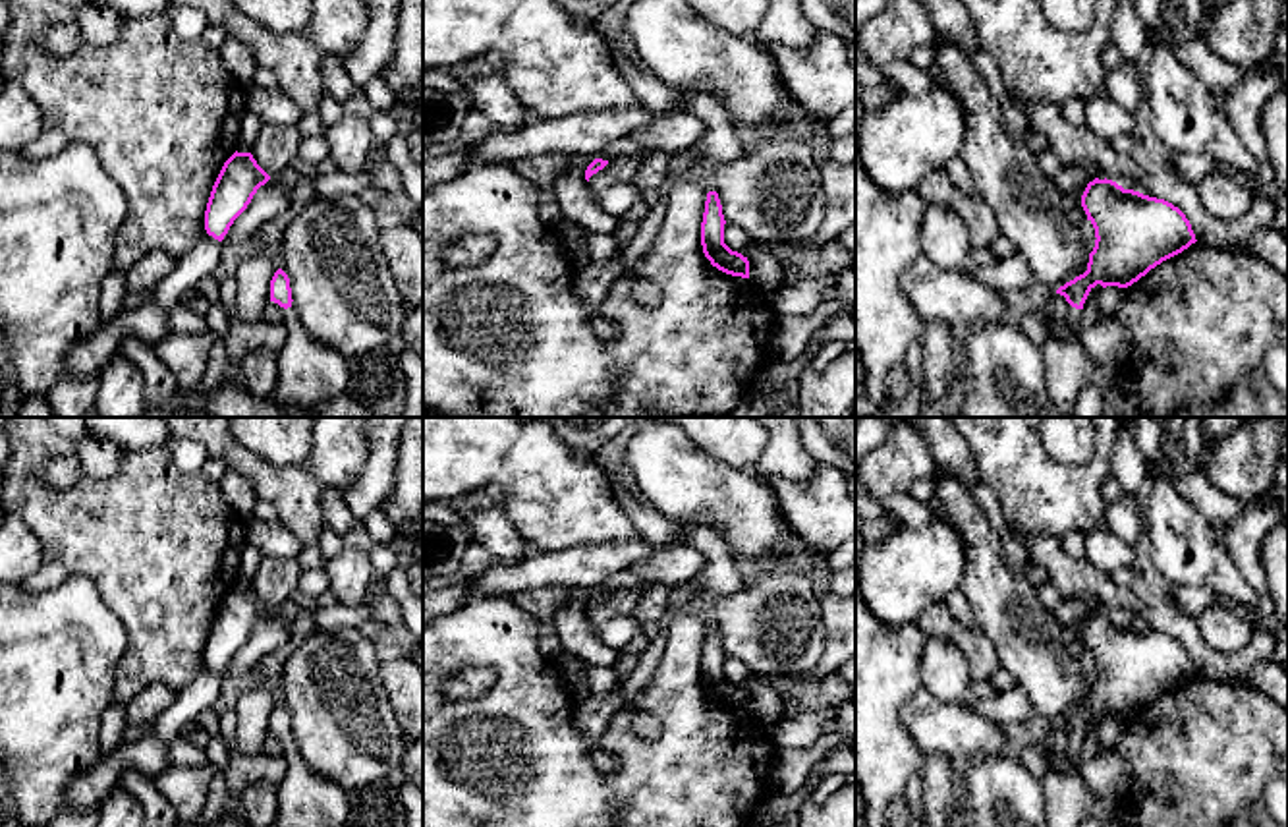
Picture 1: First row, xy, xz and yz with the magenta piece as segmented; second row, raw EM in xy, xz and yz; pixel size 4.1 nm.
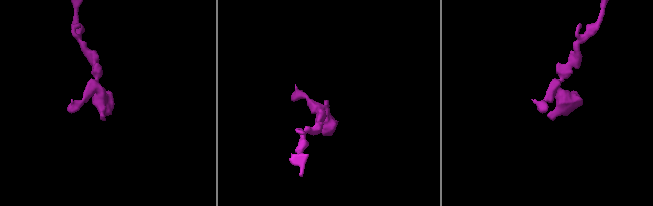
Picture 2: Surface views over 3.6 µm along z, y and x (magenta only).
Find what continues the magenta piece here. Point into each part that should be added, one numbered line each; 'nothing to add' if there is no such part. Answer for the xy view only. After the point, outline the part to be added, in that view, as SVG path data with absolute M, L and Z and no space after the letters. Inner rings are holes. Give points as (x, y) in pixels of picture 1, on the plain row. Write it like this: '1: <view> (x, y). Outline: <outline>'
1: xy (304, 798). Outline: M294 740L282 748L288 773L278 783L278 815L272 827L342 827L350 812L348 792L319 777Z

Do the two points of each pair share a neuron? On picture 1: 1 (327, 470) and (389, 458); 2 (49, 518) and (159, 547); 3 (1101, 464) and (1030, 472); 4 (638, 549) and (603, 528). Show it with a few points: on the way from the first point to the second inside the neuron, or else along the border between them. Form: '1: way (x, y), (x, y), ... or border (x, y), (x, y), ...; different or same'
1: border (367, 437), (367, 460), (342, 493); different
2: way (76, 526), (132, 534); same
3: way (1084, 478), (1047, 478); same
4: border (640, 536), (576, 545); different

